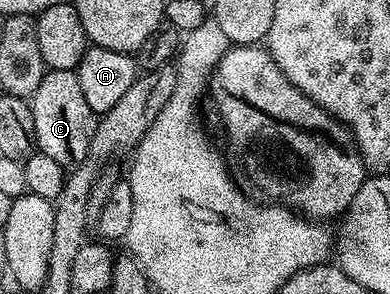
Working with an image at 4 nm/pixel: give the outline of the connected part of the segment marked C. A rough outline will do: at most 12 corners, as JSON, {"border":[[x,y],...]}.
{"border":[[48,69],[30,104],[35,148],[71,171],[98,115],[76,70]]}

